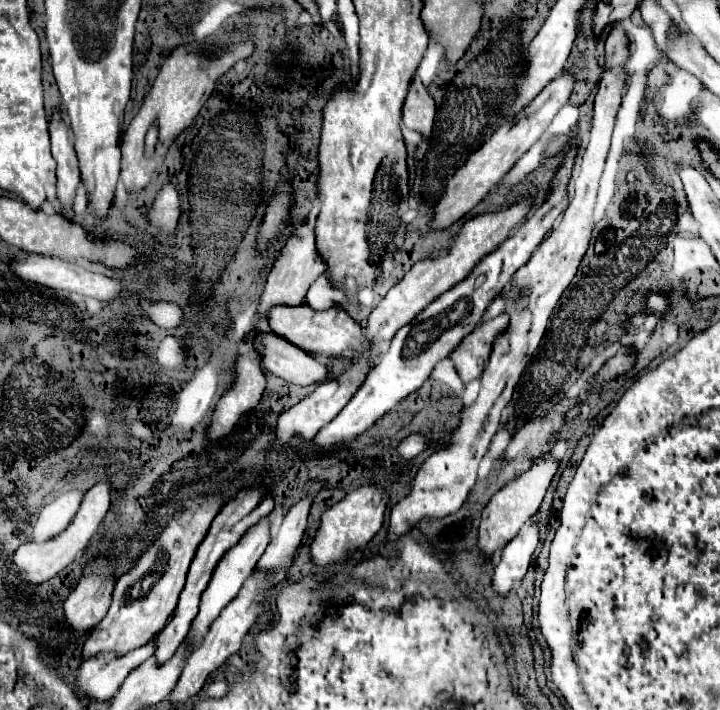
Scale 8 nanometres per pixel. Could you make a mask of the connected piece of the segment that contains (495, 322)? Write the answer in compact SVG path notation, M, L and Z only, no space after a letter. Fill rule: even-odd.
M500 314L500 316L496 316L488 322L482 322L452 352L450 358L452 358L454 368L456 368L456 372L458 372L458 376L464 384L468 384L472 380L478 380L482 376L484 366L486 366L486 362L490 358L490 352L492 352L494 336L498 332L502 332L506 326L508 326L508 316L506 314Z

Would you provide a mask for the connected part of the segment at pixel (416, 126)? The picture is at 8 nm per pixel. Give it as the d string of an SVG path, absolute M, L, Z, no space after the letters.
M416 76L412 80L412 86L408 90L408 96L402 108L402 122L406 124L406 128L422 134L424 138L430 138L434 120L436 120L436 104L428 94L426 86L422 84L422 80Z

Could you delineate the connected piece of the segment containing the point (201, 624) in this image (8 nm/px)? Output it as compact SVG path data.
M260 520L260 522L258 522L254 528L250 528L250 530L244 534L244 538L242 538L236 546L232 546L232 548L226 552L226 556L220 560L220 564L216 566L216 570L214 570L214 574L212 574L212 578L210 578L210 582L208 582L208 588L206 588L204 594L202 594L200 612L198 612L198 616L194 618L194 622L192 622L192 626L190 626L190 634L188 634L186 642L184 642L186 648L188 648L188 652L194 652L194 650L204 642L204 636L208 634L208 628L212 626L212 622L216 620L216 616L220 616L220 612L226 608L226 604L232 602L232 600L238 596L240 588L244 586L244 580L252 574L256 562L260 560L260 556L264 554L266 546L268 546L268 542L270 542L268 520Z

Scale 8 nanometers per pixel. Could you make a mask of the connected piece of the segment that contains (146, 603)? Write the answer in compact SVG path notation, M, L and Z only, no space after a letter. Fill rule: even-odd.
M220 498L186 500L182 504L160 538L142 554L138 564L128 574L118 578L112 606L104 620L100 620L100 624L88 634L82 648L82 660L88 660L88 656L96 656L100 652L116 652L116 656L122 656L132 648L140 648L140 644L146 644L156 632L160 632L160 628L164 628L164 622L176 606L178 594L184 588L188 564L192 562L198 544L206 536L220 508Z

